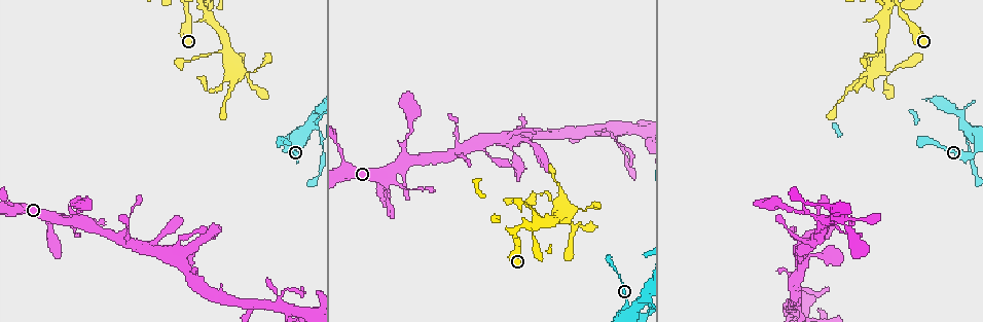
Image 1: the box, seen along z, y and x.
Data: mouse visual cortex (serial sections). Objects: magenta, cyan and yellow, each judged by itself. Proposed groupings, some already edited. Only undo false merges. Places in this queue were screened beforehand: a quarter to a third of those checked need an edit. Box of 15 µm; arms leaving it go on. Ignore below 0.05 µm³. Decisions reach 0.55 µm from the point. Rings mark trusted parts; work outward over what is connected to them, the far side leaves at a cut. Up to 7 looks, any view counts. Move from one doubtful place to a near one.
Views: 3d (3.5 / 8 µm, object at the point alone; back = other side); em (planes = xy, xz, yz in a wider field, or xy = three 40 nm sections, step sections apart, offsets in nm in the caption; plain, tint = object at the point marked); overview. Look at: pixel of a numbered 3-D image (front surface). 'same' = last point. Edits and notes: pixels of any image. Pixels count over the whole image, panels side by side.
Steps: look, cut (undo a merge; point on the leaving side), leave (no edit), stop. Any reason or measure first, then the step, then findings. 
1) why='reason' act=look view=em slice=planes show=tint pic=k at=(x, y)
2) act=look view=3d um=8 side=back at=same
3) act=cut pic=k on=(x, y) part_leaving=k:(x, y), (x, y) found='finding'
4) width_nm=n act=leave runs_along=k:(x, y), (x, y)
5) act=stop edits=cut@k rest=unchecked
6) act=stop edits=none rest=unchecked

why='sharp bend' act=look view=3d um=8 pic=1 at=(641, 305)

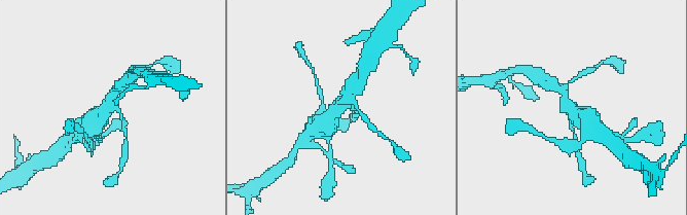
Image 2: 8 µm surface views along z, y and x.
arms=3 arm_widths_nm=150,300,700 act=look view=em slice=xy step=3 show=tint pic=2 at=(572, 107)

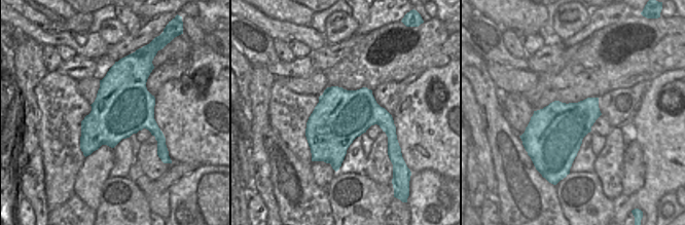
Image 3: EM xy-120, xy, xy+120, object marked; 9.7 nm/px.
act=leave runs_along=2:(591, 119), (577, 115), (555, 85) found='continuous, no second cell'

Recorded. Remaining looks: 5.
why='four or more arms meet' act=look view=em slice=planes show=tint pic=1 at=(560, 217)

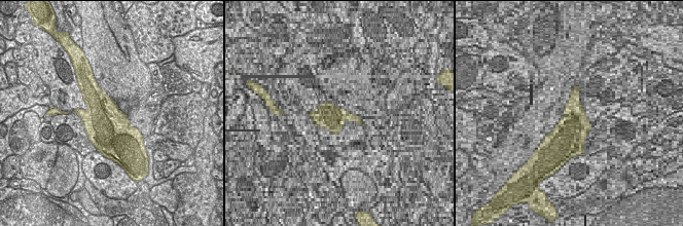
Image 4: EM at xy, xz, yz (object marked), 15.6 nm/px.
why='see where the arms go' act=look view=3d um=3.5 at=same

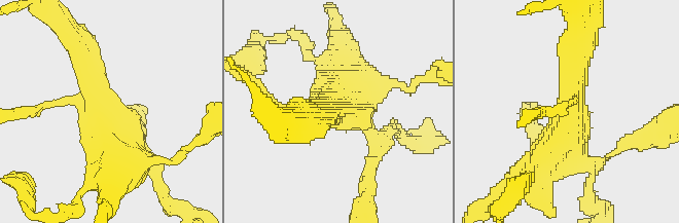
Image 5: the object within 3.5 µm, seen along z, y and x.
width_nm=700 act=leave runs_along=5:(576, 60), (571, 119), (529, 177) found='one cell here'

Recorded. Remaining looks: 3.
why='sharp bend' act=look view=3d um=3.5 pic=1 at=(225, 96)

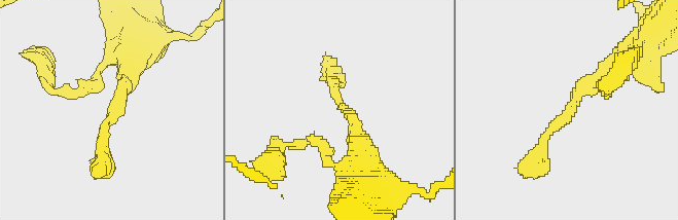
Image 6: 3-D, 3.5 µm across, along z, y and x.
act=look view=em slice=xy step=2 show=tint pic=6 at=(572, 113)

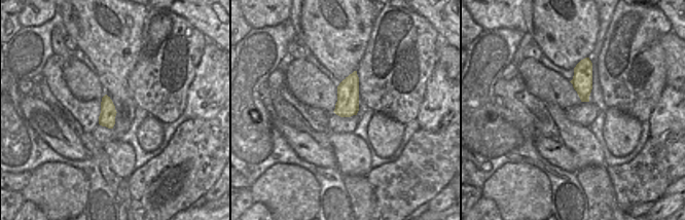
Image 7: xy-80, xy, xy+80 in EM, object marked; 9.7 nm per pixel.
act=leave runs_along=6:(612, 68), (578, 93), (534, 166) found='continuous, no second cell'

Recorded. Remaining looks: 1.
act=stop edits=none rest=unchecked

